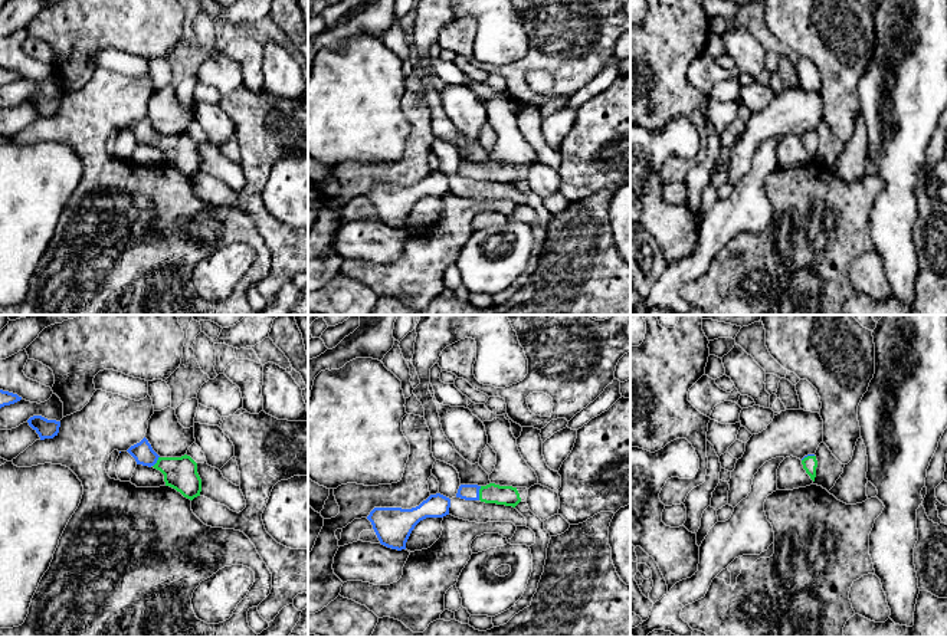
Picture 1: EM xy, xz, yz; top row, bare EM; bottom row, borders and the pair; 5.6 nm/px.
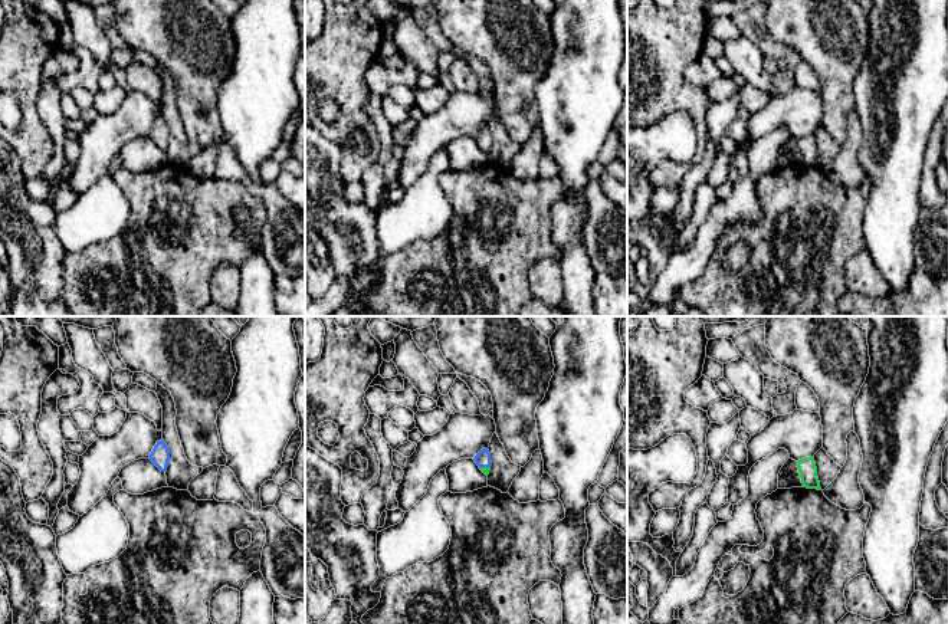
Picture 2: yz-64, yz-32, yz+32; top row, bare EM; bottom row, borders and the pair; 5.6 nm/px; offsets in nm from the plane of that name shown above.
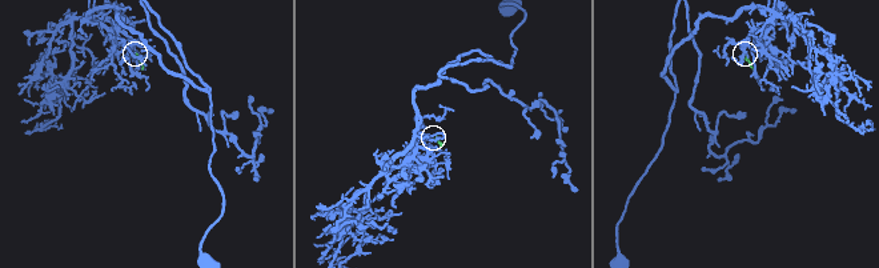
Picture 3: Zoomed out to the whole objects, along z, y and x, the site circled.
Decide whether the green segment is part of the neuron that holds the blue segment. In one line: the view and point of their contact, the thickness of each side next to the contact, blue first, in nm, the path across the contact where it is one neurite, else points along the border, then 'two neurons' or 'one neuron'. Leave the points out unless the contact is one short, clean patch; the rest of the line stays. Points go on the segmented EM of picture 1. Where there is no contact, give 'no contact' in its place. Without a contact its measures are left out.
meets blue in xz at (478, 493); 100 nm thick on the blue side, 110 nm on the other; runs through xz (469, 492), (478, 493), (491, 493); one neuron

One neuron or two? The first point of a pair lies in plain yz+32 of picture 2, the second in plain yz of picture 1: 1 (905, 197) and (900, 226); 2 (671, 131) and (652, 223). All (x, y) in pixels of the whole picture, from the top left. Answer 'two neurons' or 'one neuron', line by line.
1: one neuron
2: one neuron

